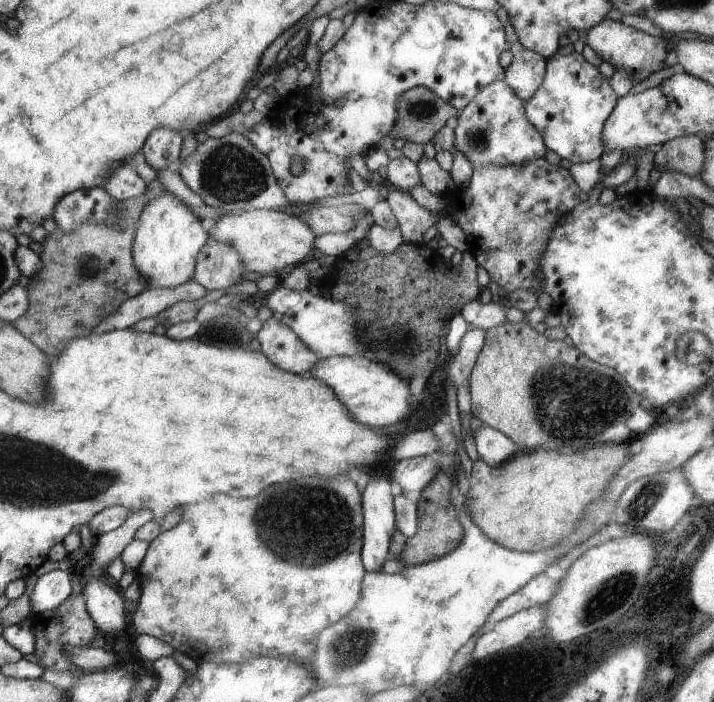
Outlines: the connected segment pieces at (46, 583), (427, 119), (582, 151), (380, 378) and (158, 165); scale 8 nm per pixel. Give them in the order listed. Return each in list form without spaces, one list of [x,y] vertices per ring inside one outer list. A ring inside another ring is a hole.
[[[55,569],[42,575],[35,584],[32,594],[30,594],[31,611],[35,614],[44,613],[46,610],[57,607],[63,603],[67,596],[72,592],[72,584],[68,577],[70,570]]]
[[[418,85],[399,98],[398,118],[389,133],[393,139],[428,143],[432,137],[460,112],[428,87]]]
[[[582,53],[554,54],[547,59],[544,82],[526,100],[525,110],[532,124],[543,135],[550,150],[561,158],[579,163],[603,156],[603,128],[619,100],[598,67],[588,63]]]
[[[368,355],[322,358],[307,374],[325,382],[347,406],[353,419],[366,426],[384,429],[410,414],[410,382],[382,361],[370,362]]]
[[[161,127],[147,138],[142,152],[146,162],[156,171],[168,169],[180,156],[184,135]]]

